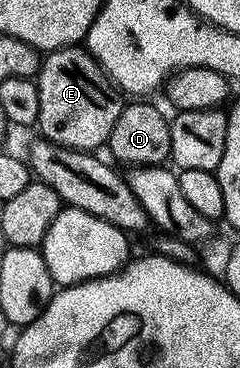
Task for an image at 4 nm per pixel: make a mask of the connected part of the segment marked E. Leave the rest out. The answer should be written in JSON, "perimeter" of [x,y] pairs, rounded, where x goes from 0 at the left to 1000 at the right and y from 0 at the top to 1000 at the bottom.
{"perimeter":[[[358,125],[242,128],[233,139],[192,141],[146,228],[171,272],[154,356],[175,375],[308,410],[383,416],[408,413],[408,399],[425,402],[450,386],[521,269]]]}

